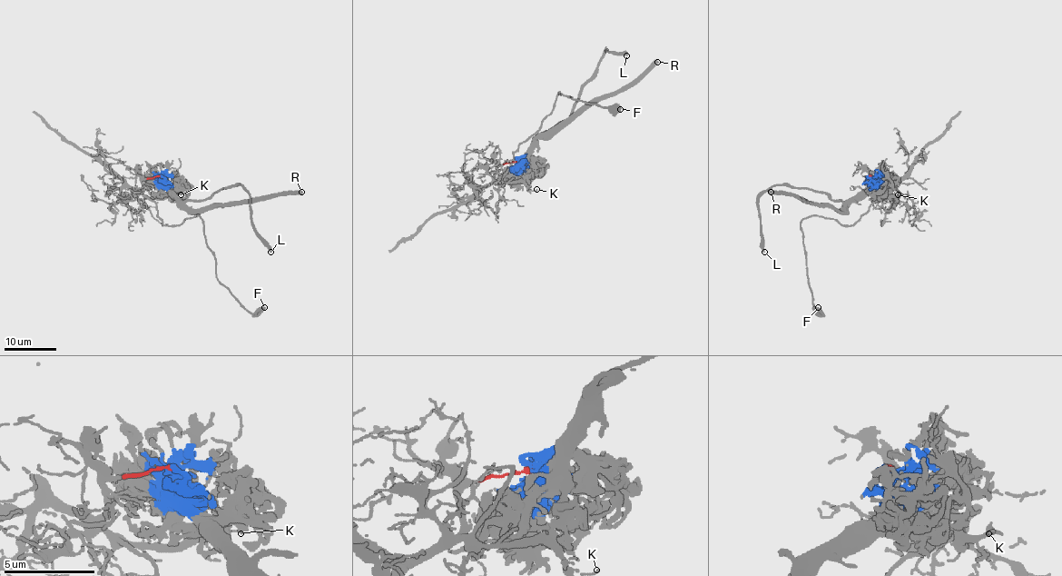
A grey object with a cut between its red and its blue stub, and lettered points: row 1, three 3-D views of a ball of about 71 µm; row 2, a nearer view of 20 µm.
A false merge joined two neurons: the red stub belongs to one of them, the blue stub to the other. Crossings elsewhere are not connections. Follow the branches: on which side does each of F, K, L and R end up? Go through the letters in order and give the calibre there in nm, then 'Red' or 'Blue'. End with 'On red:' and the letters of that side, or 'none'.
F: Thickness 600 nm. Red
K: Thickness 90 nm. Red
L: Thickness 280 nm. Blue
R: Thickness 550 nm. Blue
On red: F, K

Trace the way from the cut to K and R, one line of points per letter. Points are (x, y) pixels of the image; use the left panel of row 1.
K: (162, 176), (143, 179), (142, 193), (148, 196), (164, 198), (181, 194)
R: (162, 176), (166, 188), (193, 210), (209, 210), (302, 192)

